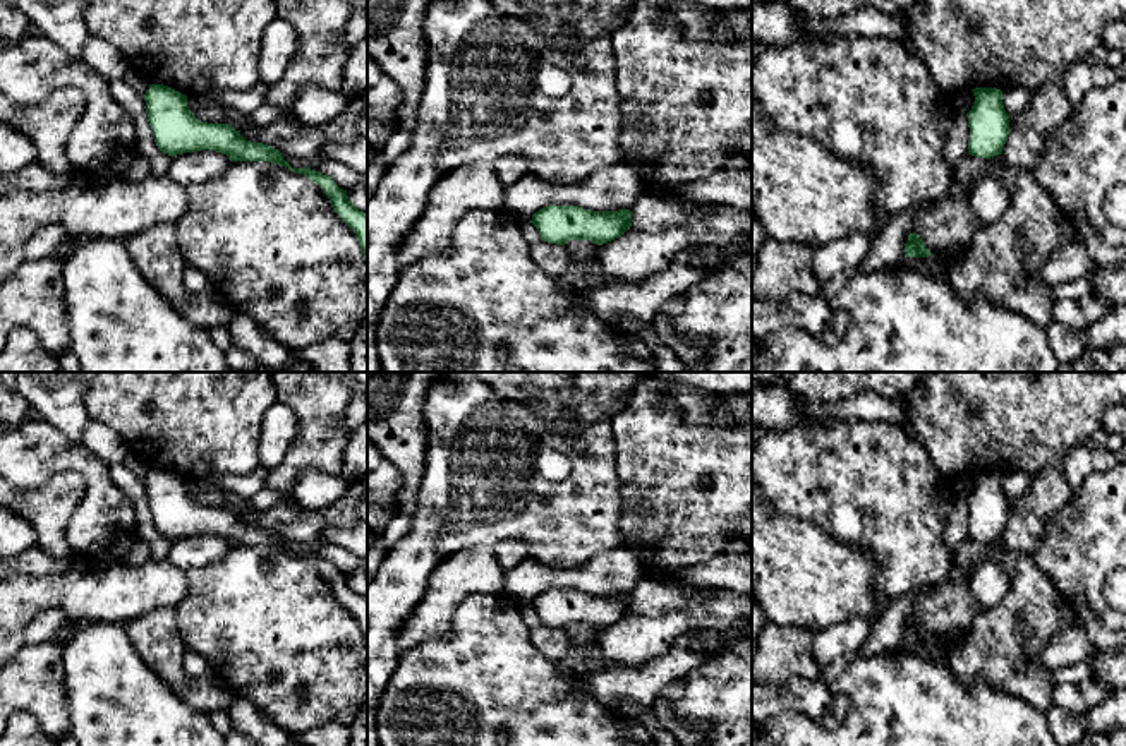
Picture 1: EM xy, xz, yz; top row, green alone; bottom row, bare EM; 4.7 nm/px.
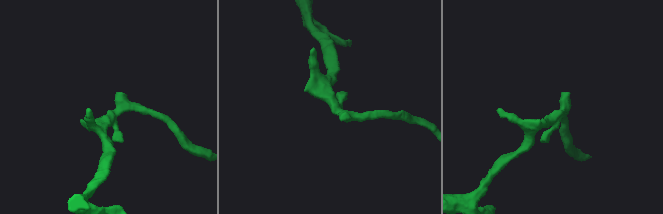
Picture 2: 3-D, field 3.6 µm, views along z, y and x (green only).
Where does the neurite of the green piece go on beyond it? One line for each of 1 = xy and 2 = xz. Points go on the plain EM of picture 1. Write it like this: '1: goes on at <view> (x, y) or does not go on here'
1: does not go on here
2: does not go on here

